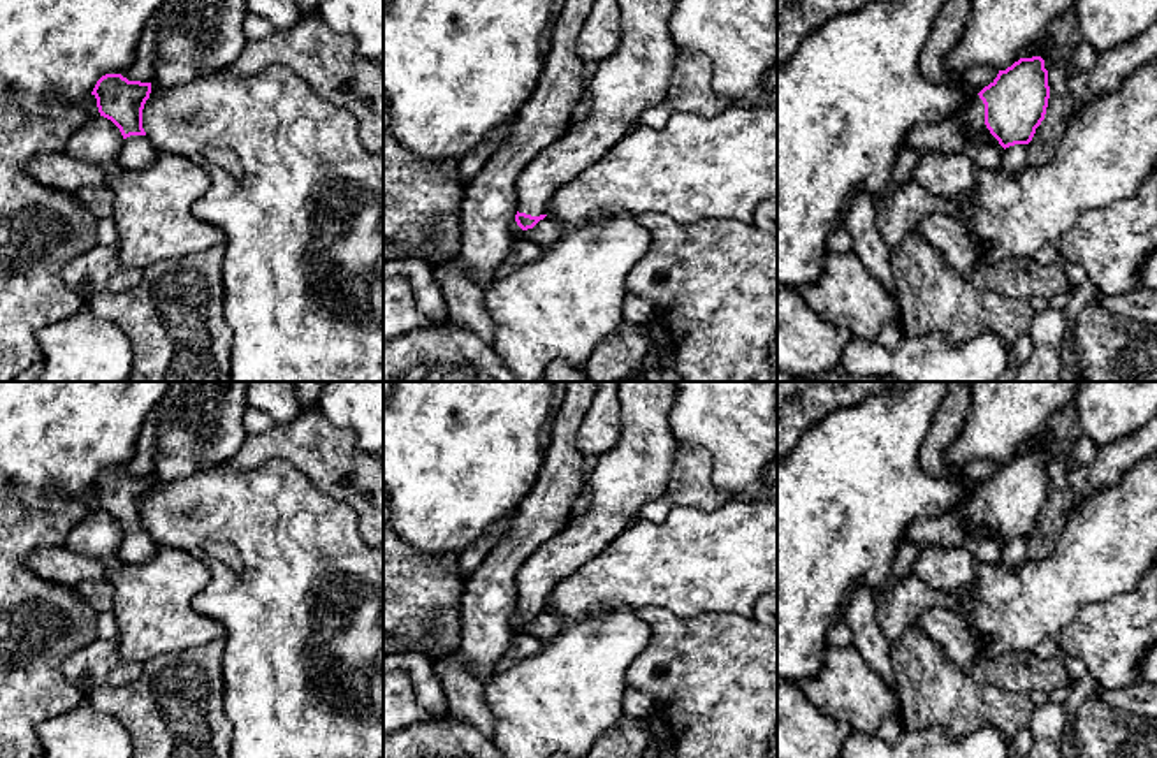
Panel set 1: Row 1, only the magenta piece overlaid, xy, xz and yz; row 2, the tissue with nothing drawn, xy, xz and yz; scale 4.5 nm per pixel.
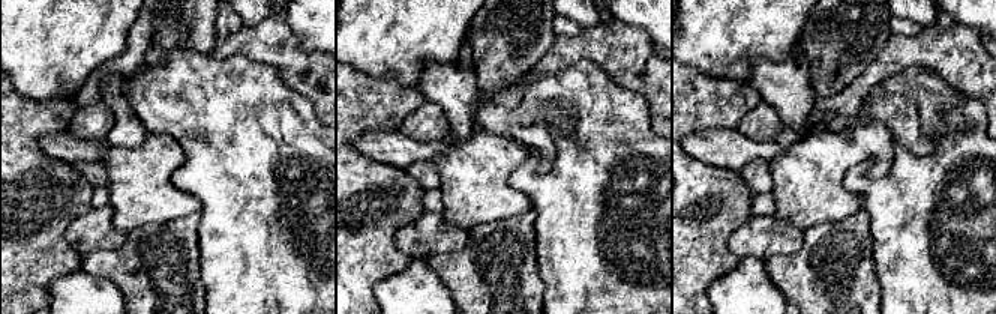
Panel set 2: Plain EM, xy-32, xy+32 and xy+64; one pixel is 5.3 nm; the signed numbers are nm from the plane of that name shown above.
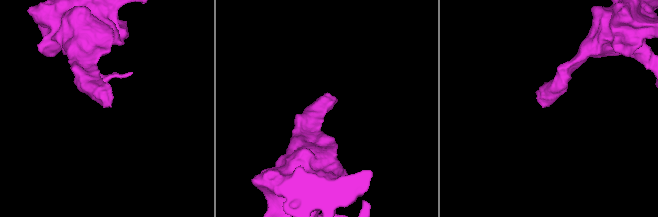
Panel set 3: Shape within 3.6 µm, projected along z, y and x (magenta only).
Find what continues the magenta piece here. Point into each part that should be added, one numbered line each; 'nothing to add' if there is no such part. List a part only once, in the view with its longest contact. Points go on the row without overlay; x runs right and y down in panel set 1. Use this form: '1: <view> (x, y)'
1: yz (982, 540)

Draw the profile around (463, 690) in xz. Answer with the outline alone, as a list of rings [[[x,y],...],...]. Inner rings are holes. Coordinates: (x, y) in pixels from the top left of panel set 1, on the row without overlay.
[[[457,652],[433,663],[440,679],[452,718],[477,728],[492,739],[496,718],[484,695],[484,682],[466,668]]]

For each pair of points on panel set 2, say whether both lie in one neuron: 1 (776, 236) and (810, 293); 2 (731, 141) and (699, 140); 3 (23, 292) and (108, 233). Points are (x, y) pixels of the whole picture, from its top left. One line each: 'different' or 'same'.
1: different
2: same
3: different

